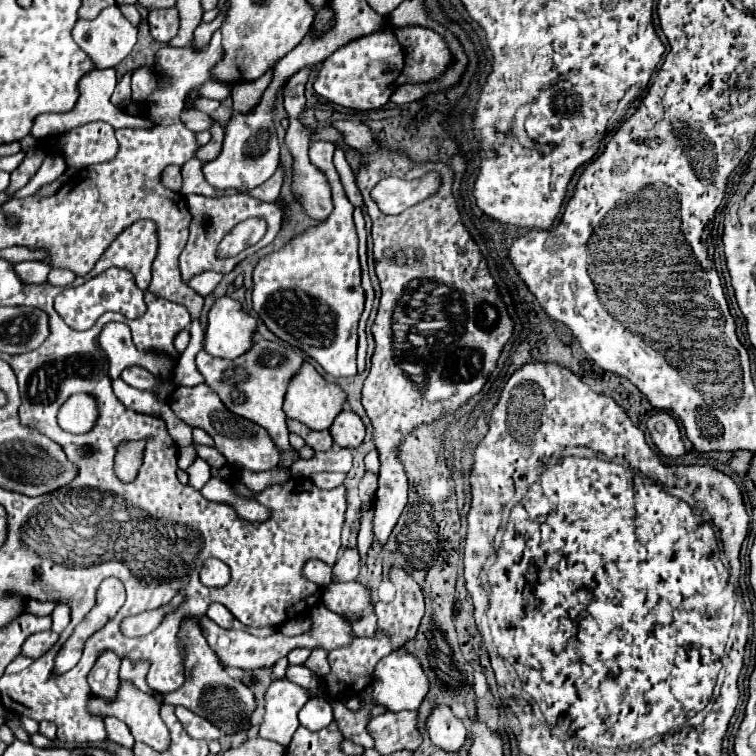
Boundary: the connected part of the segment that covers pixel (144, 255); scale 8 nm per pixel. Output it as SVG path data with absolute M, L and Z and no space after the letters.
M140 219L136 223L132 223L128 229L124 229L114 241L112 245L102 253L102 257L98 259L98 263L94 265L94 269L86 275L86 277L76 277L76 281L72 283L74 287L76 285L82 285L84 281L96 277L98 273L102 273L104 269L110 269L110 267L120 267L120 269L126 269L134 275L134 281L136 285L146 291L148 287L148 281L150 281L150 269L152 269L152 261L156 259L156 253L158 253L158 235L157 226L154 221L150 219Z

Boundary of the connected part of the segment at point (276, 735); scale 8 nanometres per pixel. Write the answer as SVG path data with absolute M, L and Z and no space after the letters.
M288 679L274 681L264 697L266 715L260 725L260 737L288 745L290 737L298 729L298 711L308 701L306 689L290 683Z

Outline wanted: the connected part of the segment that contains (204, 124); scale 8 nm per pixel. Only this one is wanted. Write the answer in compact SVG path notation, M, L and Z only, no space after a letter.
M184 109L180 115L180 121L190 129L190 131L206 131L212 123L210 115L198 111L198 109Z

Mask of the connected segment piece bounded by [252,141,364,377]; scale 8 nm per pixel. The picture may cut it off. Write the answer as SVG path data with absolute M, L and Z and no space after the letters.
M316 141L310 145L310 161L326 173L328 183L332 187L332 201L334 211L328 215L328 219L316 227L310 227L302 231L300 235L294 235L282 249L262 257L254 271L254 291L252 291L252 307L256 315L262 319L262 323L282 341L298 347L306 355L310 355L314 361L322 365L326 373L332 377L354 377L356 375L356 347L358 347L358 319L364 309L364 289L361 286L361 267L358 255L358 237L356 234L354 219L354 205L348 201L344 187L340 183L340 176L336 173L336 167L332 163L332 153L335 144L328 141Z

